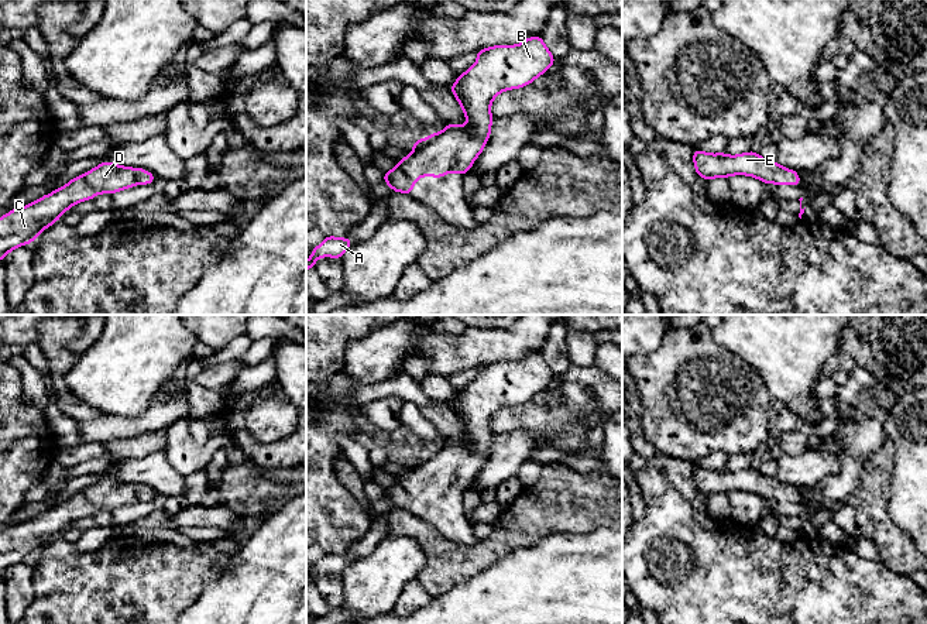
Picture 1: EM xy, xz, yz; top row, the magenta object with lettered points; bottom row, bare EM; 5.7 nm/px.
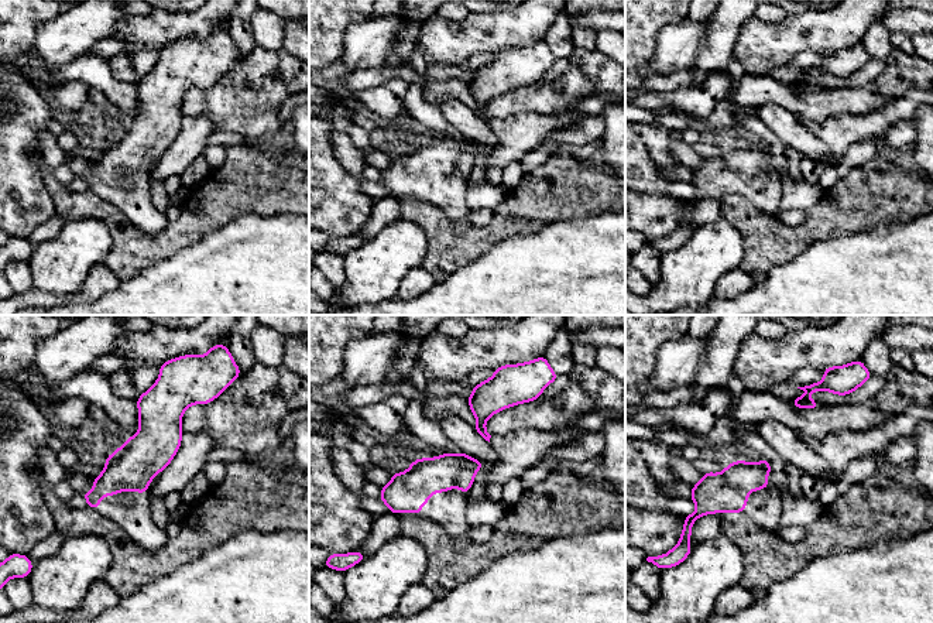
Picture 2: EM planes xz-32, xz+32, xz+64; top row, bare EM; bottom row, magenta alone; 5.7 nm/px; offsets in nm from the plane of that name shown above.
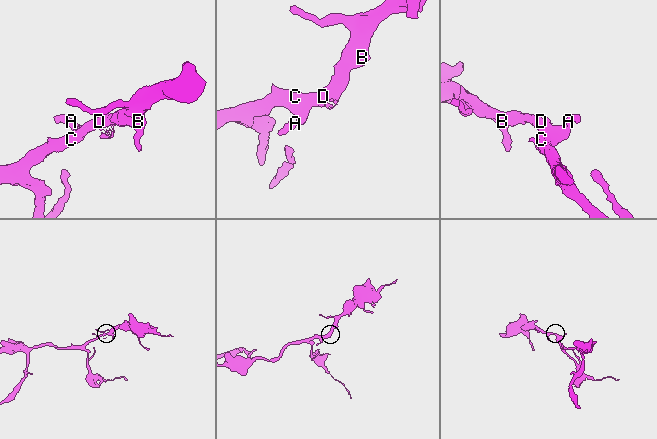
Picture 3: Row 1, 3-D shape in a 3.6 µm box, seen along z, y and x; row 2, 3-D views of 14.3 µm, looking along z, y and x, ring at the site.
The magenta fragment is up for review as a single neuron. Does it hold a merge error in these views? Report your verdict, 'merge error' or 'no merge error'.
no merge error

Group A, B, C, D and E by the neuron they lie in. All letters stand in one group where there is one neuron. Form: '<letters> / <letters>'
A B C D E

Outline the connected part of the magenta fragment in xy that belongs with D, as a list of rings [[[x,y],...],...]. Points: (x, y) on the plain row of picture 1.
[[[104,477],[38,517],[10,527],[0,534],[0,577],[14,565],[31,560],[73,521],[99,510],[113,511],[140,500],[151,501],[154,496],[147,486]]]

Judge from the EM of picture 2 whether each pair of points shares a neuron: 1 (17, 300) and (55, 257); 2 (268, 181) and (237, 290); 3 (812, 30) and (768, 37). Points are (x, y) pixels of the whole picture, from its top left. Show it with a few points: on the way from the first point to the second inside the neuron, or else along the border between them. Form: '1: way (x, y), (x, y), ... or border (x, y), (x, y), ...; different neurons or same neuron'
1: border (33, 287), (65, 295); different neurons
2: border (291, 211), (270, 215), (244, 214), (226, 223); different neurons
3: way (801, 33), (791, 37), (779, 37); same neuron

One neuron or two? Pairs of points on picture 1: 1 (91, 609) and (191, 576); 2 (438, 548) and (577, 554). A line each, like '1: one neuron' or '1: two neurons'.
1: one neuron
2: two neurons

